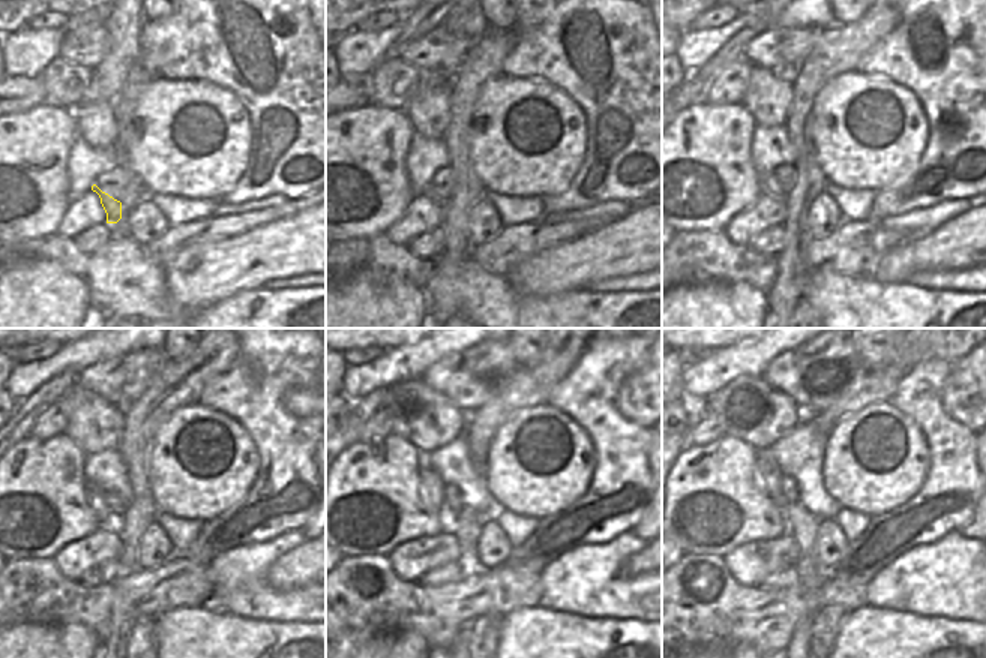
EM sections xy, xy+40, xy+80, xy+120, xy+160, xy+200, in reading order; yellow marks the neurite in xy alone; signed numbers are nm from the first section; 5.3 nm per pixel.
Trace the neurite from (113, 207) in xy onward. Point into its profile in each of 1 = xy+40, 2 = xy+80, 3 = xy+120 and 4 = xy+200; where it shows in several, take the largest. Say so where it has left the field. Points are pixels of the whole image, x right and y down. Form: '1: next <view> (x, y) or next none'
1: next xy+40 (441, 198)
2: next xy+80 (769, 186)
3: next xy+120 (95, 498)
4: next xy+200 (769, 472)

